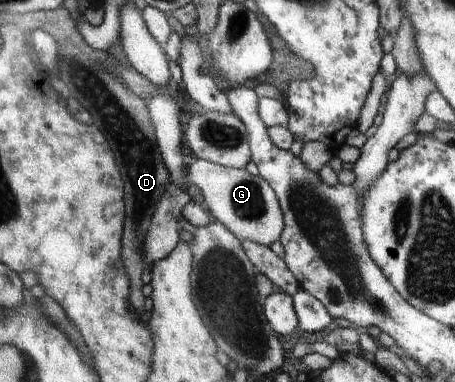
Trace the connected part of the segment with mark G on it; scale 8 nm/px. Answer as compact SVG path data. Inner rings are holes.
M193 157L189 164L189 183L196 184L202 190L210 213L242 243L243 240L251 240L270 246L271 242L277 241L283 231L282 211L274 189L259 175L253 176L246 169L235 169L220 166L218 163L206 159Z

